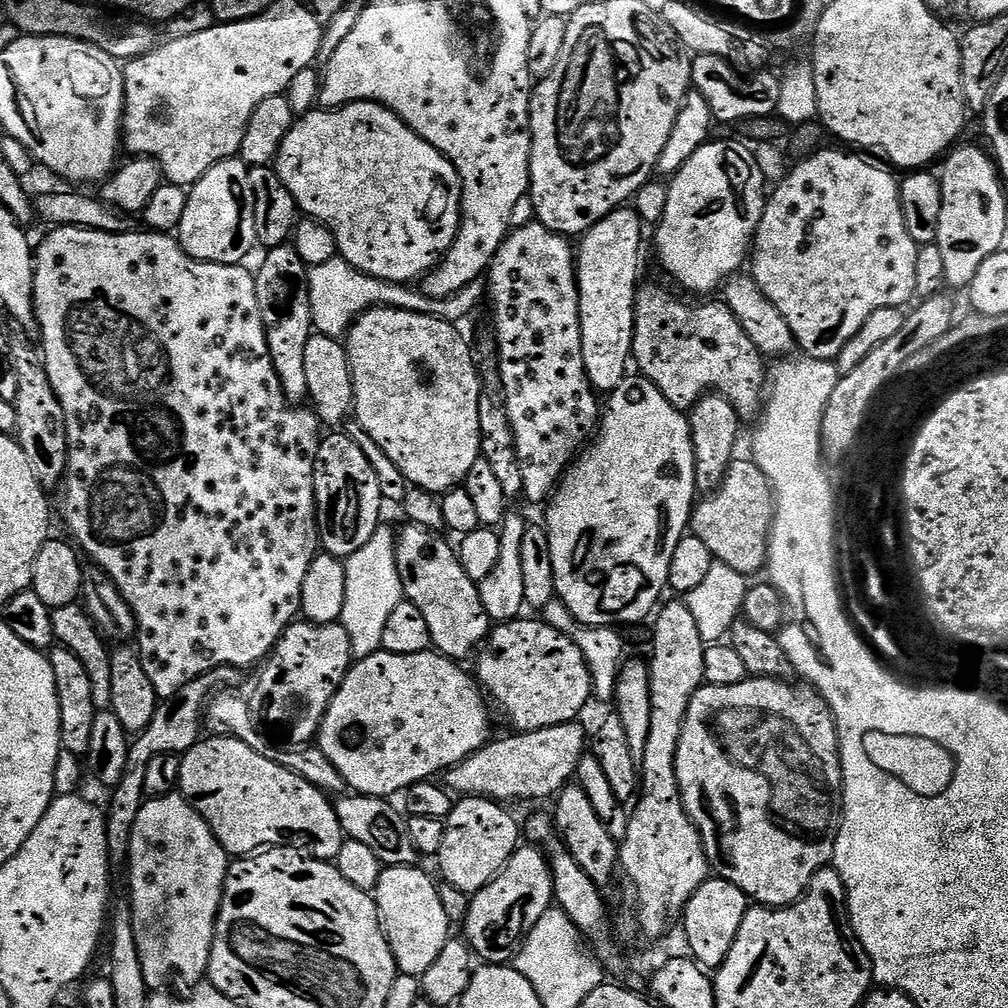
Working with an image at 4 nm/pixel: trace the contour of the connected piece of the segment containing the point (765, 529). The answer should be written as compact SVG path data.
M733 459L726 478L715 493L705 495L693 507L690 532L706 542L717 561L752 578L755 572L765 571L768 563L768 538L772 534L772 519L776 516L776 497L772 484L755 460L740 459Z

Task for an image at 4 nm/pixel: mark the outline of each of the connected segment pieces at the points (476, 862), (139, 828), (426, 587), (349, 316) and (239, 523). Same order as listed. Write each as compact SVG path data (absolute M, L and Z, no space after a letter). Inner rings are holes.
M482 796L457 799L452 813L444 820L442 850L438 857L443 883L458 886L458 890L475 894L504 871L508 859L516 853L522 840L522 828L507 812L503 803ZM521 836L521 840L520 840Z
M154 796L141 804L132 827L126 873L128 884L132 887L132 929L138 942L138 958L142 958L142 974L146 974L149 989L163 989L160 987L172 975L181 976L189 986L195 986L207 977L216 915L229 863L228 851L183 796Z
M411 522L405 525L404 529L399 529L396 537L396 561L398 562L398 574L402 578L404 595L411 604L418 606L418 610L422 610L422 615L430 625L432 648L444 656L451 656L457 662L467 661L467 656L471 657L488 639L490 631L490 621L480 601L477 581L471 580L466 570L462 570L462 562L457 549L453 545L451 548L440 537L439 531Z
M342 259L322 262L322 266L308 268L308 289L310 290L310 310L312 326L319 335L344 338L352 323L371 308L401 308L414 314L426 314L430 318L445 320L459 325L476 306L485 303L486 284L483 279L470 282L470 286L462 286L458 294L449 296L427 296L424 291L402 284L391 284L388 280L379 280L368 276L362 270L350 266L350 262Z
M56 226L56 227L53 227L53 228L52 228L52 229L51 229L51 231L49 231L49 232L52 232L52 233L50 233L50 234L49 234L49 236L48 236L48 237L46 237L46 238L45 238L45 240L44 240L44 241L42 241L42 242L41 242L41 244L38 244L38 247L37 247L37 248L36 248L36 249L35 249L35 252L34 252L34 259L35 259L35 262L36 262L36 277L35 277L35 278L34 278L34 302L35 302L35 303L36 303L36 323L37 323L37 325L38 325L38 332L39 332L39 336L40 336L40 335L41 335L41 336L40 336L40 340L41 340L41 341L40 341L40 340L39 340L39 343L40 343L40 344L41 344L41 345L42 345L42 355L43 355L43 357L44 357L44 369L45 369L45 370L46 370L46 374L47 374L47 375L48 375L48 377L49 377L49 378L50 378L50 386L54 386L54 394L55 394L55 395L56 395L56 397L58 397L58 398L59 398L59 400L60 400L60 401L61 401L61 402L62 402L62 410L63 410L63 411L64 411L64 413L65 413L65 414L66 414L66 430L67 430L67 431L68 431L68 470L67 470L67 473L66 473L66 475L65 475L65 477L64 477L64 483L63 483L63 485L62 485L62 493L63 493L63 492L64 492L64 524L65 524L65 526L66 526L66 527L68 527L68 528L69 528L69 530L70 530L70 531L72 531L72 536L73 536L73 537L72 537L72 536L71 536L71 539L72 539L72 540L73 540L73 541L75 541L75 543L76 543L76 544L77 544L77 545L78 545L78 548L79 548L79 551L80 551L80 552L81 552L81 553L84 553L84 554L86 554L86 556L87 556L87 552L88 552L88 556L89 556L89 558L90 558L90 559L92 559L92 560L89 560L89 561L91 561L91 563L92 563L92 564L93 564L93 565L95 565L95 567L98 567L98 568L100 568L100 569L101 569L101 570L102 570L102 571L103 571L103 572L104 572L104 573L106 573L106 574L107 574L107 576L108 576L108 577L109 577L109 578L111 578L111 580L113 580L113 582L114 582L114 583L116 583L116 589L118 589L118 590L119 590L119 592L120 592L120 593L121 593L121 594L122 594L122 598L123 598L123 599L124 599L124 600L125 600L125 601L126 601L126 602L127 602L127 603L128 603L128 605L129 605L129 606L130 606L130 610L131 610L131 611L132 611L132 613L133 613L133 614L134 614L134 615L136 615L136 630L137 630L137 633L138 633L138 641L139 641L139 640L140 640L140 644L139 644L139 643L138 643L138 651L139 651L139 654L140 654L140 661L141 661L141 662L142 662L142 666L143 666L143 668L145 668L145 670L146 670L146 674L147 674L147 675L148 675L148 676L149 676L149 677L150 677L150 683L151 683L151 684L153 684L153 685L154 685L154 690L155 690L155 691L156 691L156 694L157 694L157 697L160 697L160 698L167 698L167 697L170 697L170 696L173 696L173 695L174 695L174 694L175 694L175 692L177 692L177 691L178 691L178 690L182 690L182 686L186 686L186 685L187 685L187 684L189 684L189 683L190 683L190 682L194 682L194 681L195 681L195 680L197 680L197 678L199 678L199 677L200 677L200 676L204 676L204 675L206 675L206 673L207 673L207 672L213 672L213 671L214 671L214 669L216 669L216 668L239 668L239 669L241 669L241 670L248 670L248 667L250 667L250 666L251 666L251 664L256 664L256 663L258 663L258 664L257 664L257 665L259 665L259 664L260 664L260 663L261 663L261 662L264 662L264 661L267 661L267 659L268 659L268 657L269 657L269 656L271 656L271 655L272 655L272 649L273 649L273 648L275 648L275 646L276 646L276 644L277 644L277 643L278 643L278 641L279 641L279 640L280 640L280 635L281 635L281 634L282 634L282 633L283 633L283 632L284 632L284 631L285 631L285 630L287 630L287 629L288 629L288 626L289 626L289 624L291 624L291 623L293 623L293 621L295 621L295 620L296 620L296 619L297 619L297 617L299 617L299 616L300 616L300 615L301 615L301 610L300 610L300 591L301 591L301 590L302 590L302 582L306 582L306 570L310 570L310 562L311 562L311 561L312 561L312 559L313 559L313 558L314 558L314 557L316 557L316 555L318 555L318 553L319 553L319 552L320 552L320 551L321 551L321 547L320 547L320 527L319 527L319 526L318 526L318 522L317 522L317 521L316 521L316 495L315 495L315 494L314 494L314 470L315 470L315 469L316 469L316 455L317 455L317 454L318 454L318 450L319 450L319 449L320 449L320 441L321 441L321 439L322 439L322 425L321 425L321 422L320 422L320 420L319 420L319 419L318 419L318 417L317 417L317 416L316 416L316 413L315 413L315 412L313 412L313 411L312 411L312 409L311 409L311 407L308 407L308 406L297 406L297 405L295 405L295 404L293 404L293 403L292 403L292 401L291 401L291 400L288 400L288 399L287 399L287 398L286 398L286 394L285 394L285 393L284 393L284 391L283 391L283 390L282 390L282 382L280 382L280 381L279 381L279 380L278 380L278 374L277 374L277 373L276 373L276 370L275 370L275 368L274 368L274 362L273 362L273 361L272 361L272 358L271 358L271 356L270 356L270 346L269 346L269 345L268 345L268 342L267 342L267 340L266 340L266 330L265 330L265 329L264 329L264 323L263 323L263 322L262 322L262 310L258 310L258 294L257 294L257 293L256 293L256 277L255 277L255 275L253 275L253 273L252 273L252 272L251 272L251 271L249 271L249 272L247 272L247 270L246 270L246 269L247 269L247 267L244 267L244 266L241 266L241 265L238 265L238 264L211 264L211 263L210 263L210 262L202 262L202 261L201 261L201 260L195 260L195 259L194 259L194 258L190 258L190 257L189 257L189 256L187 256L187 255L186 255L186 254L185 254L185 252L184 252L184 249L183 249L183 248L181 248L181 246L180 246L180 242L179 242L179 239L176 239L176 238L173 238L173 237L172 237L172 236L171 236L171 235L168 235L168 234L165 234L165 233L163 233L163 232L153 232L153 231L151 231L151 230L143 230L143 231L144 231L144 232L139 232L139 230L133 230L133 231L130 231L130 232L99 232L99 231L98 231L98 230L94 230L94 229L93 229L93 228L61 228L61 227L59 227L59 226Z

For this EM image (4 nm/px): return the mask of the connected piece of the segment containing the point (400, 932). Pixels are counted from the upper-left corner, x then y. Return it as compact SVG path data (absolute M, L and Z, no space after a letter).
M420 866L385 867L376 883L374 899L397 969L411 976L424 976L450 939L450 925L446 910L442 910L437 881L432 881Z

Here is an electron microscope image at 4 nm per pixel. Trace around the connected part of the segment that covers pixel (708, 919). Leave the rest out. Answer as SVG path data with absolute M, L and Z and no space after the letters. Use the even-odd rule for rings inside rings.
M710 878L705 884L698 886L698 890L692 895L682 913L684 936L688 939L687 951L691 959L708 970L715 970L722 962L726 962L726 954L730 954L730 946L734 946L734 938L738 938L738 926L742 926L742 918L746 918L749 907L748 895L738 886L734 886L734 882Z

